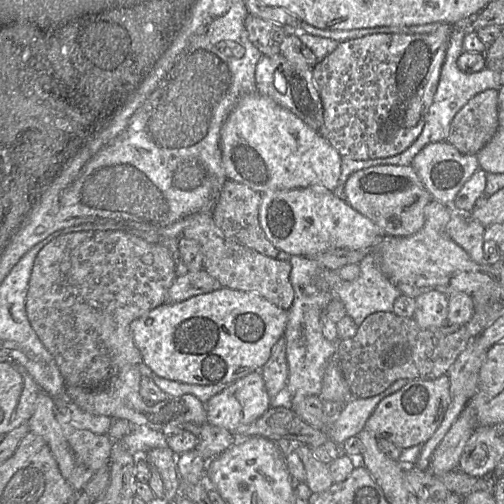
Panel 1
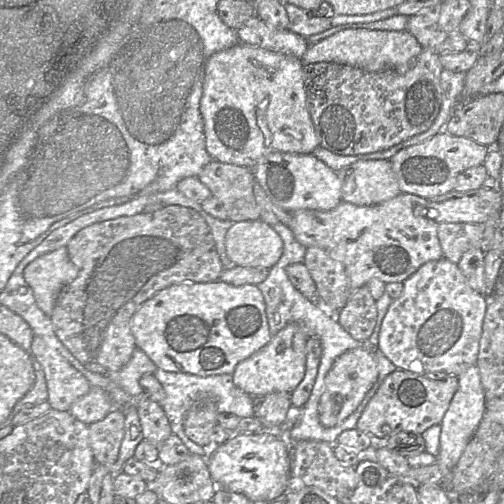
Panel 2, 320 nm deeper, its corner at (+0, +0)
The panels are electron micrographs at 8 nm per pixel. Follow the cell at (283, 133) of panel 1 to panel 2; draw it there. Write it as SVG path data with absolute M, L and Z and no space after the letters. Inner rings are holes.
M239 43L211 55L204 68L200 113L204 121L205 145L212 159L222 163L254 167L272 152L312 154L320 146L307 108L302 59Z

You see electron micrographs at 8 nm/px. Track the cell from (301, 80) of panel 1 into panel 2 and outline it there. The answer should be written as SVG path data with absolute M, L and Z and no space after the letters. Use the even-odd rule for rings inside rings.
M258 16L252 17L239 28L237 35L240 43L289 54L300 59L308 47L305 37L289 29L276 30L264 23Z

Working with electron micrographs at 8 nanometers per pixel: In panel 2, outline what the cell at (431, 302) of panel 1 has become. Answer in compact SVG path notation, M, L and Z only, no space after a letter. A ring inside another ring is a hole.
M446 258L429 261L406 279L403 286L402 294L392 301L383 319L377 349L397 369L435 380L445 379L448 375L458 377L476 365L488 299L469 286L458 265Z

